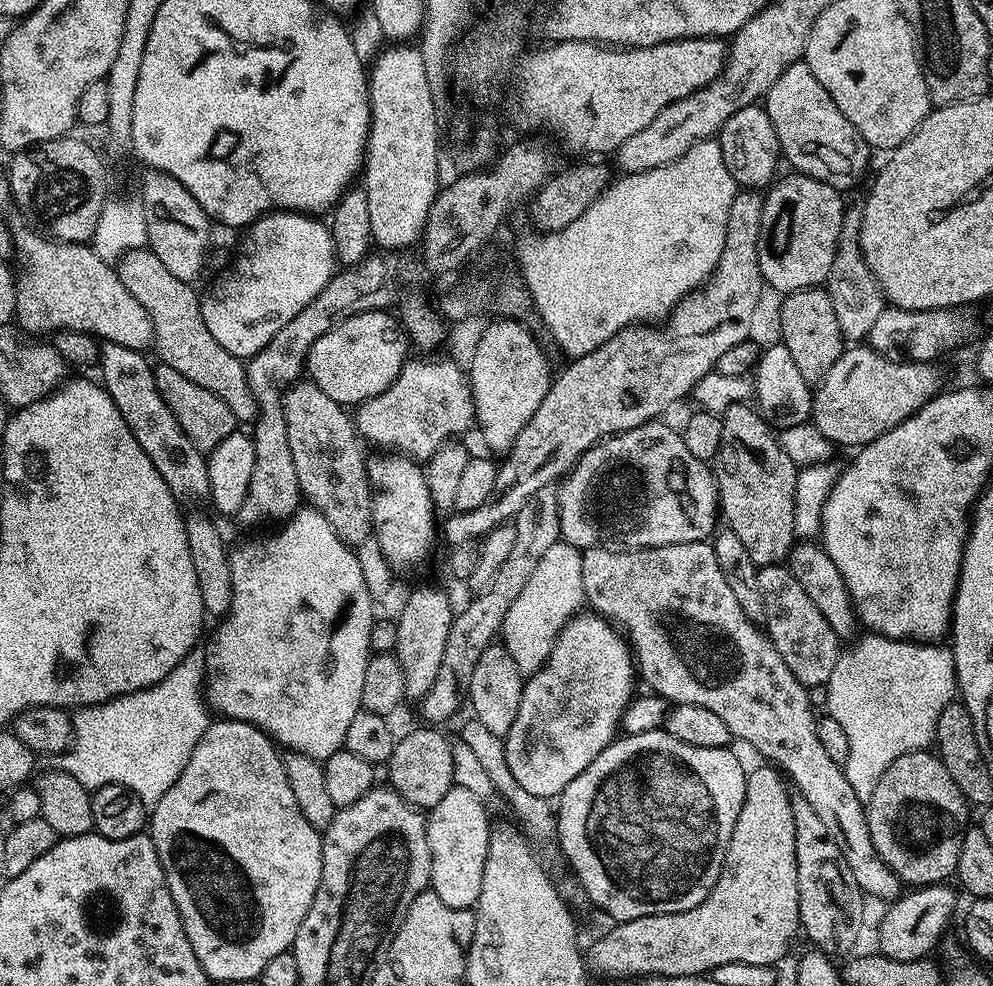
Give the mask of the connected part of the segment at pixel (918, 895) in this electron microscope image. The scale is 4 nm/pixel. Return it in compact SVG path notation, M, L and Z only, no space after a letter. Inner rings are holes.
M947 883L930 884L917 887L915 890L908 890L899 898L888 904L885 918L881 926L881 942L879 955L888 956L891 960L923 960L929 955L928 952L944 936L952 915L956 912L956 896L948 889Z

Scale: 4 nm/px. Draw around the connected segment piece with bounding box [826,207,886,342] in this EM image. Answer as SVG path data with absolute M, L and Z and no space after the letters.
M849 207L844 214L840 241L834 254L834 262L830 266L830 274L826 281L826 291L830 302L834 302L834 315L838 317L838 326L842 330L845 341L867 341L870 329L878 319L878 314L886 307L884 291L874 278L870 266L866 266L866 258L860 249L860 216L859 207Z

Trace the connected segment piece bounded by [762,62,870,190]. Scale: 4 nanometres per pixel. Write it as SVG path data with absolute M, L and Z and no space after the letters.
M807 63L791 64L770 86L768 95L763 97L762 106L774 122L774 134L778 134L780 151L785 161L793 164L802 176L826 182L830 186L847 190L864 176L868 168L868 143L854 130L854 126L834 106L834 98L826 94L822 82L814 78Z

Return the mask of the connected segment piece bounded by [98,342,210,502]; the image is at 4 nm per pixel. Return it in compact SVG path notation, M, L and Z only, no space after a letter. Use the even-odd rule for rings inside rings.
M101 343L98 372L104 375L104 389L110 398L114 398L114 406L118 406L122 418L126 418L126 426L130 426L138 446L146 450L146 458L154 462L154 470L162 474L162 482L166 482L177 501L207 501L210 497L210 478L205 453L190 442L178 418L174 418L170 406L166 406L162 394L158 394L156 369L153 361L148 361L146 357L144 352L135 352L126 346Z

